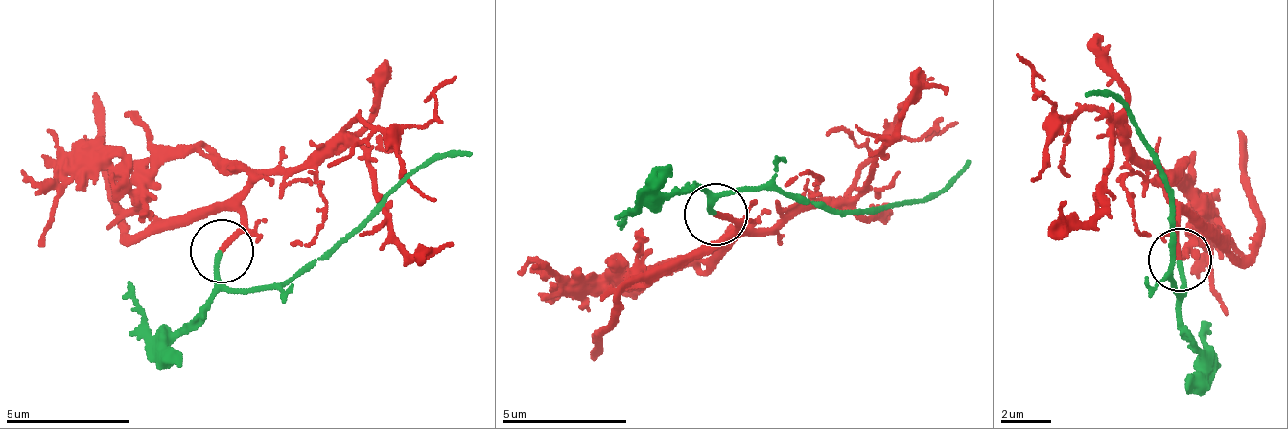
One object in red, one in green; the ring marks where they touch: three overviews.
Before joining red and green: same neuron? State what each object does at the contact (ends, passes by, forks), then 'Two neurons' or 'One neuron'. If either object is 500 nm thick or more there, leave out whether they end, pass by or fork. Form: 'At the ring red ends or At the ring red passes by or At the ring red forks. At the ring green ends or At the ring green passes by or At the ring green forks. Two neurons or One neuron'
At the ring red ends. At the ring green ends. One neuron

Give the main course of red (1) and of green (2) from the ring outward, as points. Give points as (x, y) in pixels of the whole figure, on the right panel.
1: (1182, 260), (1175, 202), (1121, 124), (1108, 209), (1063, 218), (1068, 198)
2: (1182, 260), (1182, 285), (1175, 294), (1158, 158), (1118, 100), (1087, 95)

